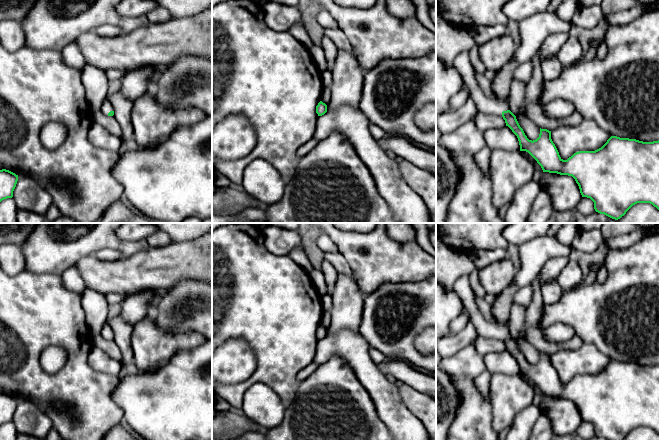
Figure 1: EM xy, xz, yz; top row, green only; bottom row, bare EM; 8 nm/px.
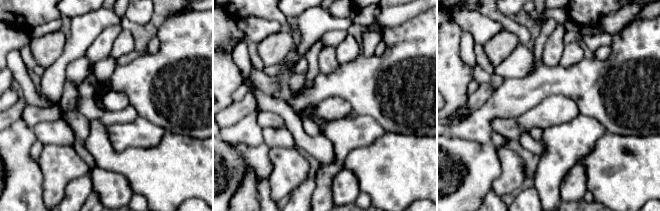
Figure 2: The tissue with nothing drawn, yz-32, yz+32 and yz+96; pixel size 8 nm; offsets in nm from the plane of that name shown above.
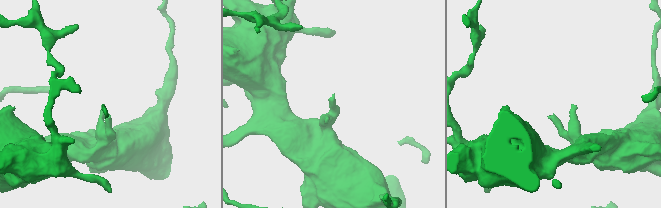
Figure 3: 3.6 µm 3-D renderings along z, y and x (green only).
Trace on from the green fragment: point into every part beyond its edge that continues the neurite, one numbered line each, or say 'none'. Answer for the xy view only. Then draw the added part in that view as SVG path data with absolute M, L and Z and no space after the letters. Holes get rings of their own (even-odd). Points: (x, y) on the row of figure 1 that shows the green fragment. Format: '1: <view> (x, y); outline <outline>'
1: xy (106, 107); outline M106 99L103 103L102 103L102 106L101 106L101 112L104 114L104 115L107 115L108 116L108 113L110 111L113 111L113 106L112 104L109 102L108 99Z

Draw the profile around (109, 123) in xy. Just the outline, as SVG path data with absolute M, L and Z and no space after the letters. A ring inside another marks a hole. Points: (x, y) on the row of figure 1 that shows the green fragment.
M101 110L93 113L93 121L104 127L111 134L121 139L122 129L113 116L104 115Z

